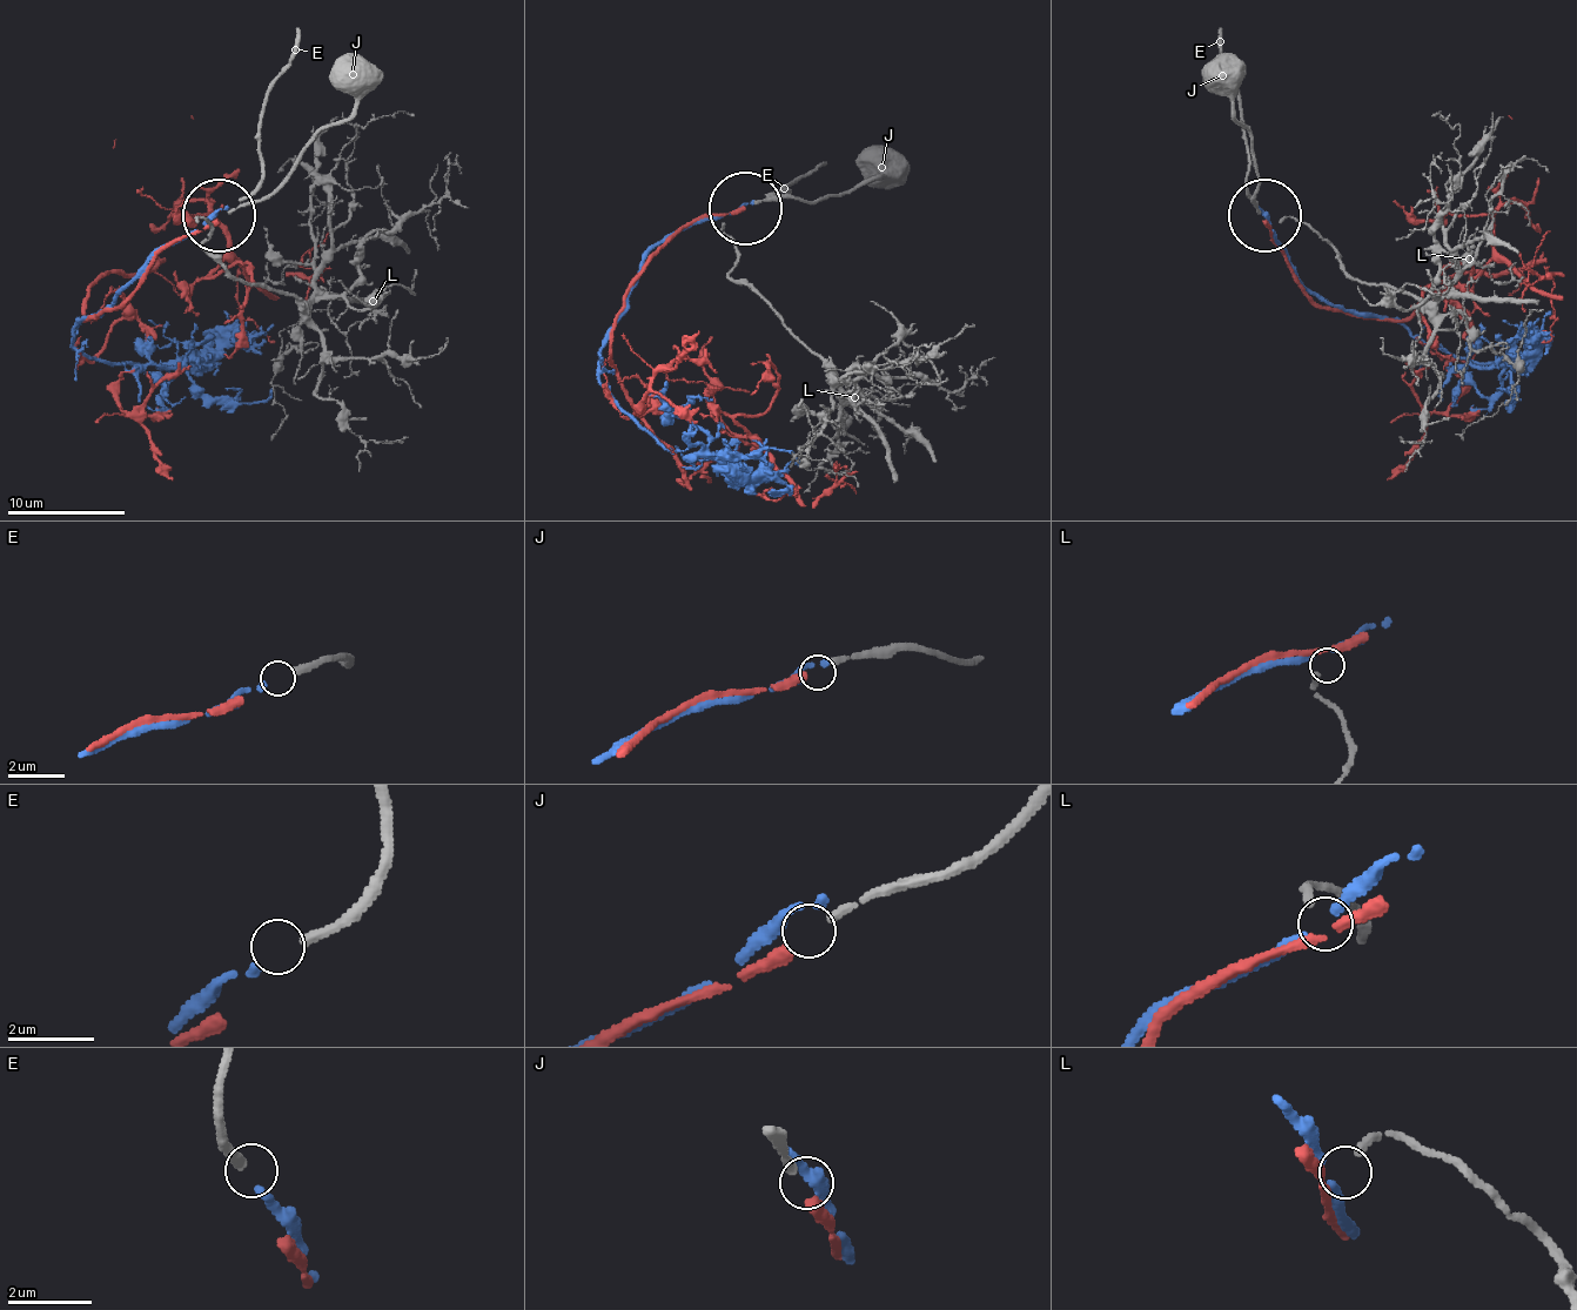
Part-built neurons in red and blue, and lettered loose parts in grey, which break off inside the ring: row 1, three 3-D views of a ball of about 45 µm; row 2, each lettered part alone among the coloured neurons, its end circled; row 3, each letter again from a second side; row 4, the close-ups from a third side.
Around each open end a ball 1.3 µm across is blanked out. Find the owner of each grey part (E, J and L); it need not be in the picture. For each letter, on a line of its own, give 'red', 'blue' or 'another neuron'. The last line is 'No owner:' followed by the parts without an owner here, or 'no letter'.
E: blue
J: red
L: another neuron
No owner: L

